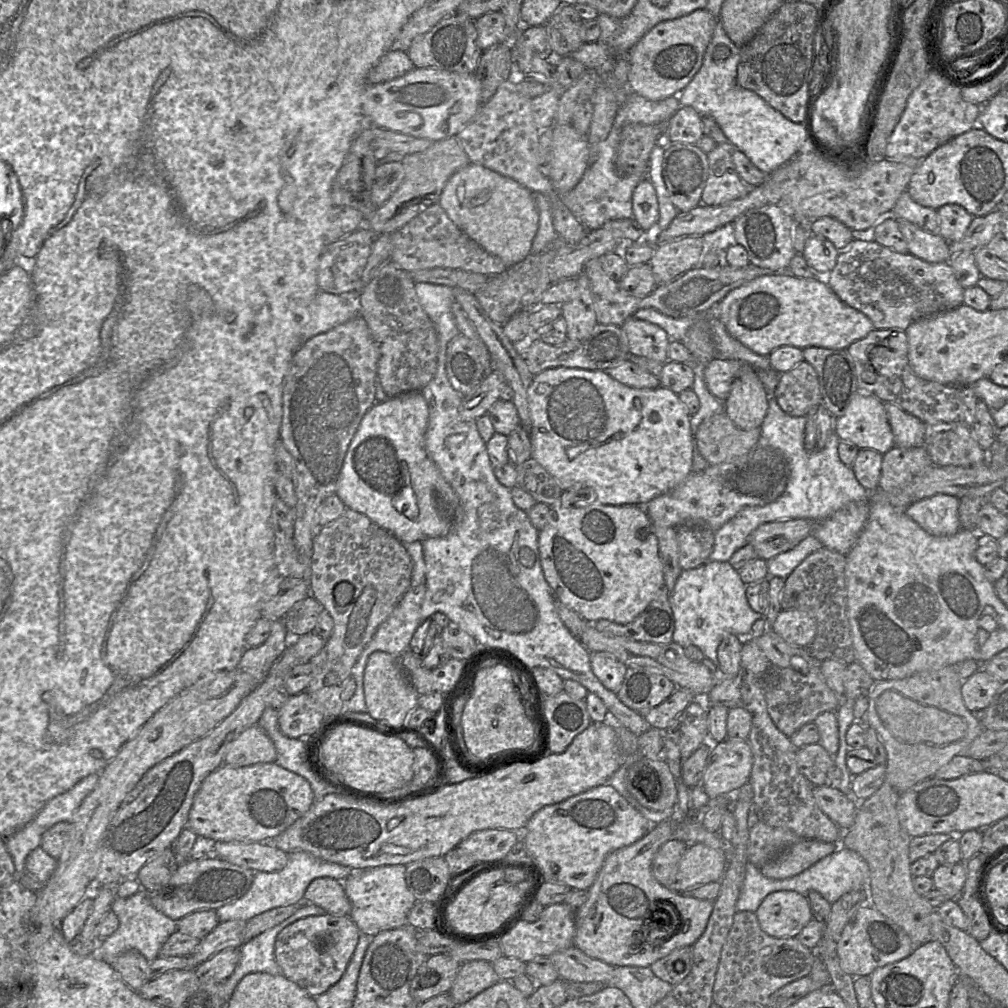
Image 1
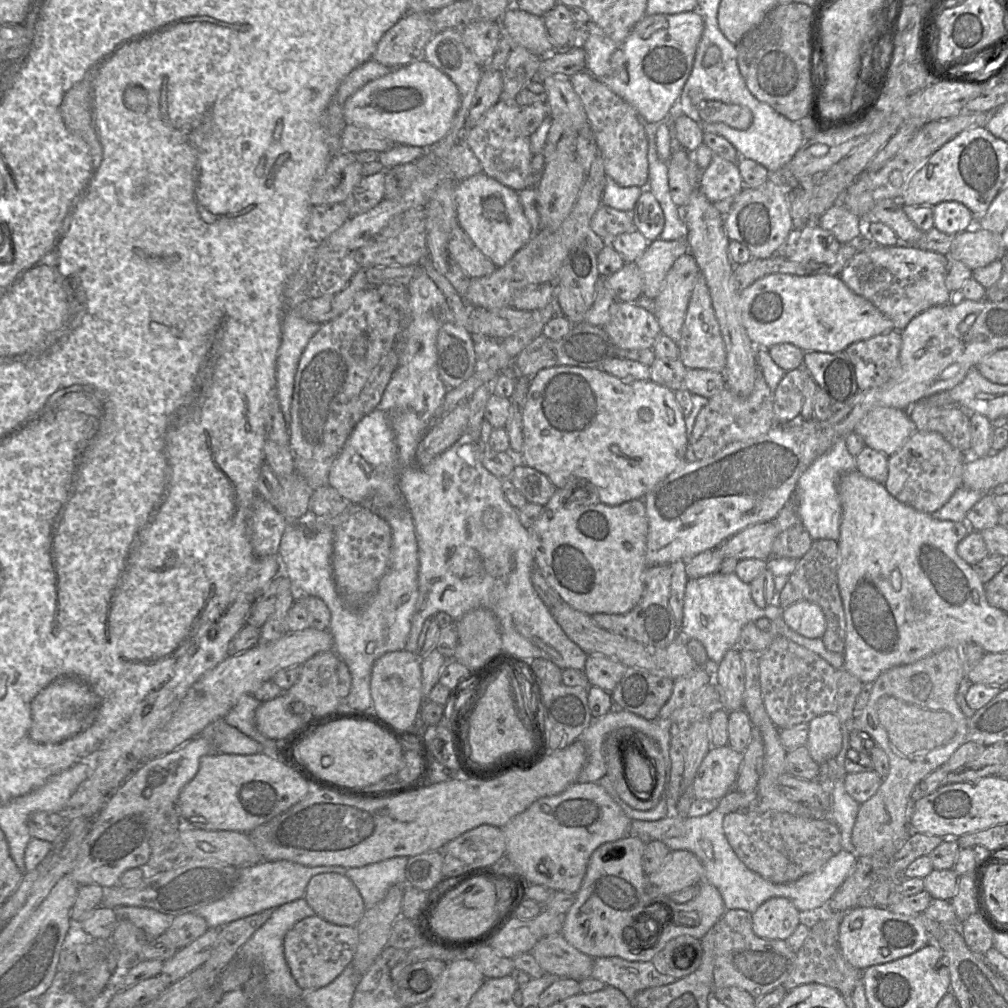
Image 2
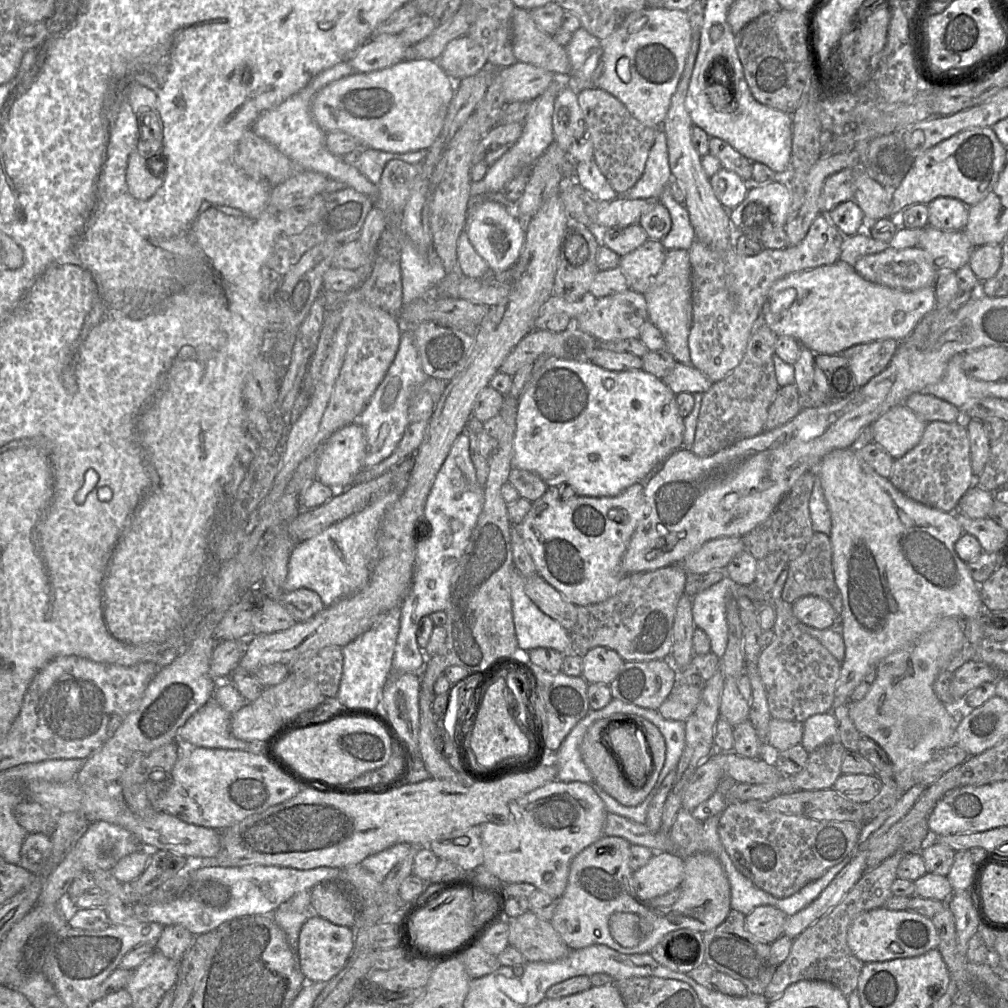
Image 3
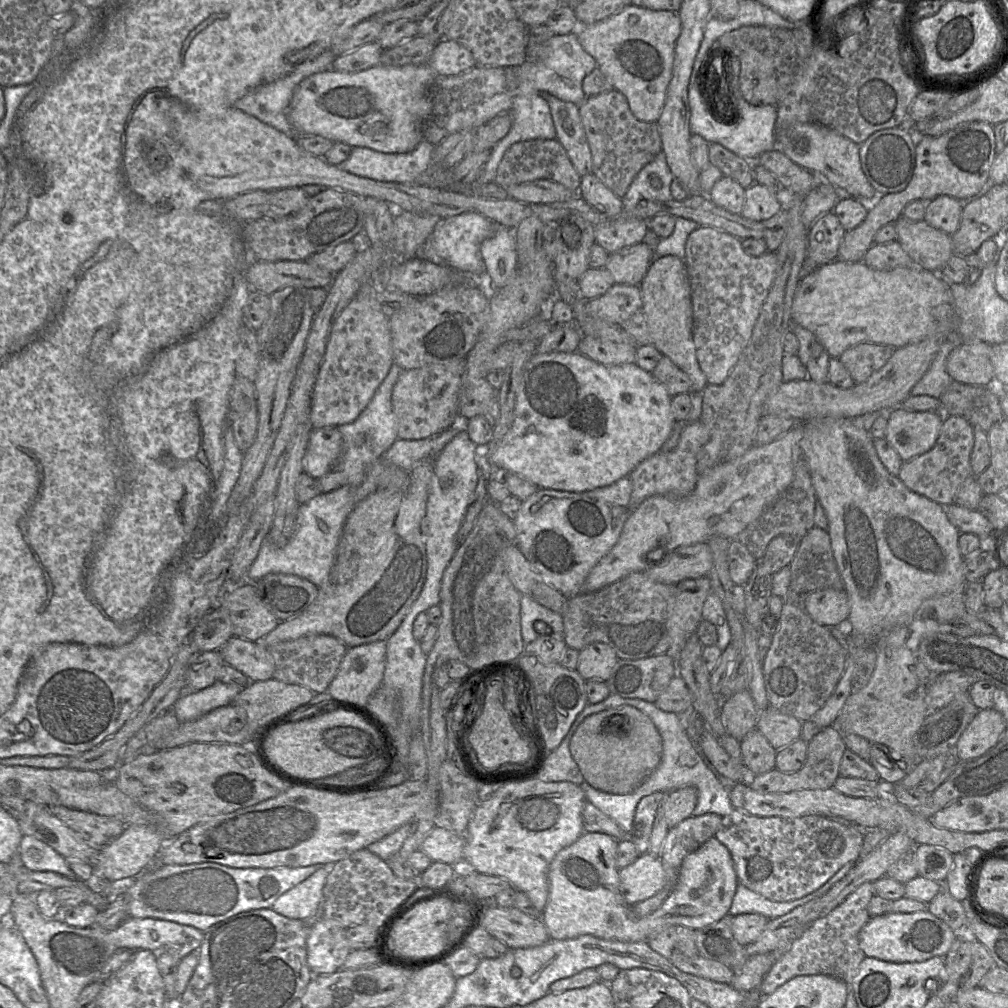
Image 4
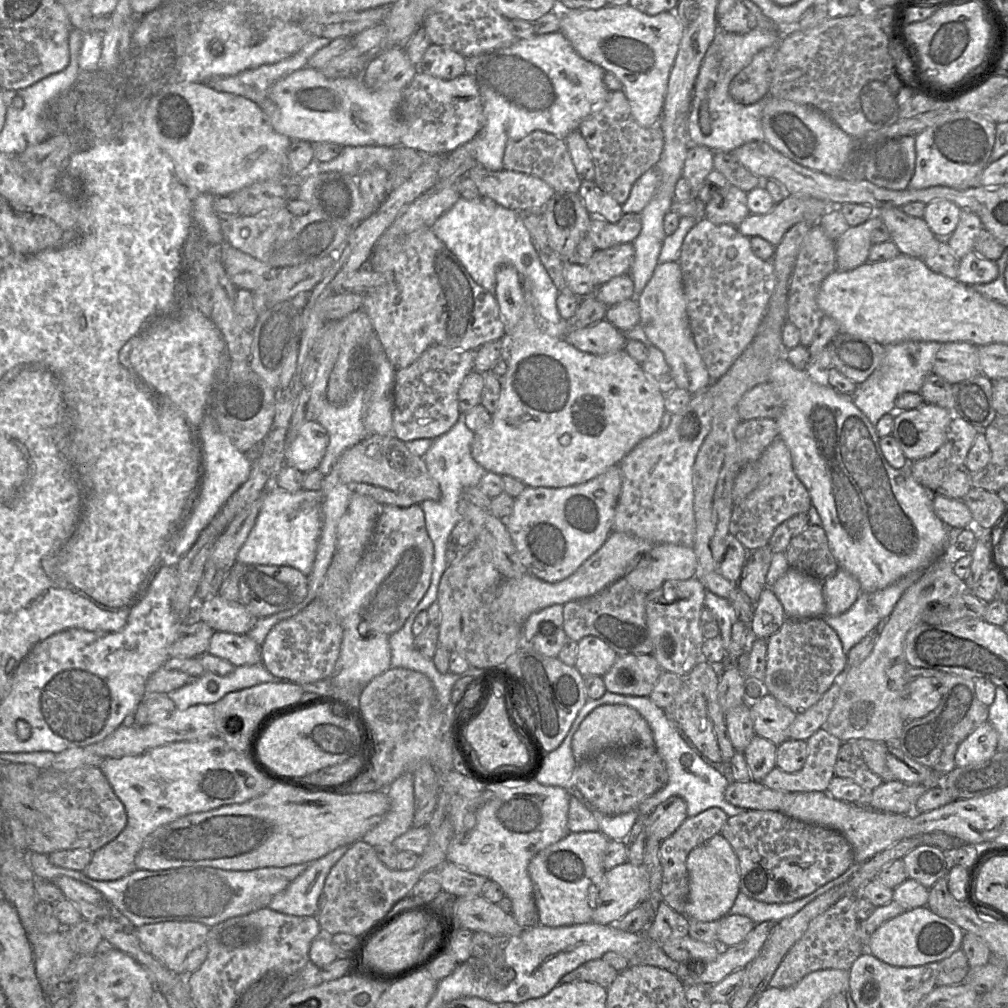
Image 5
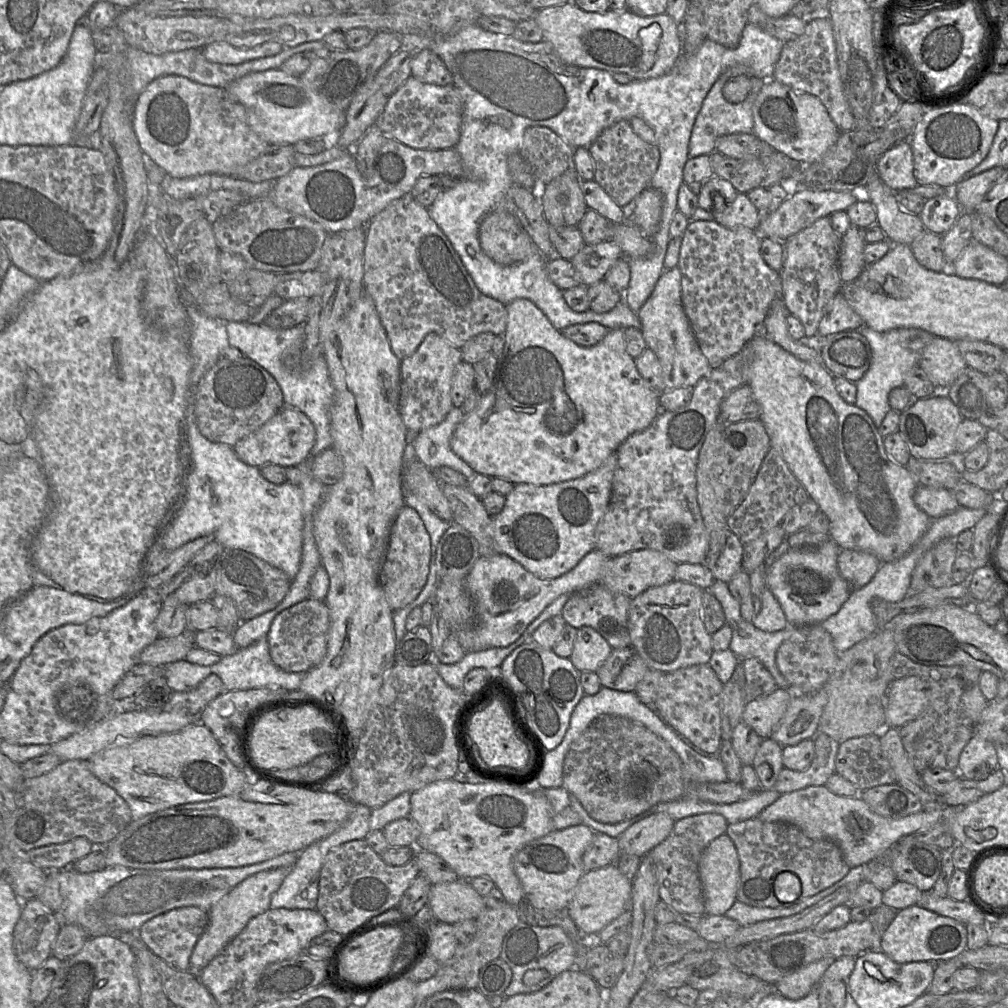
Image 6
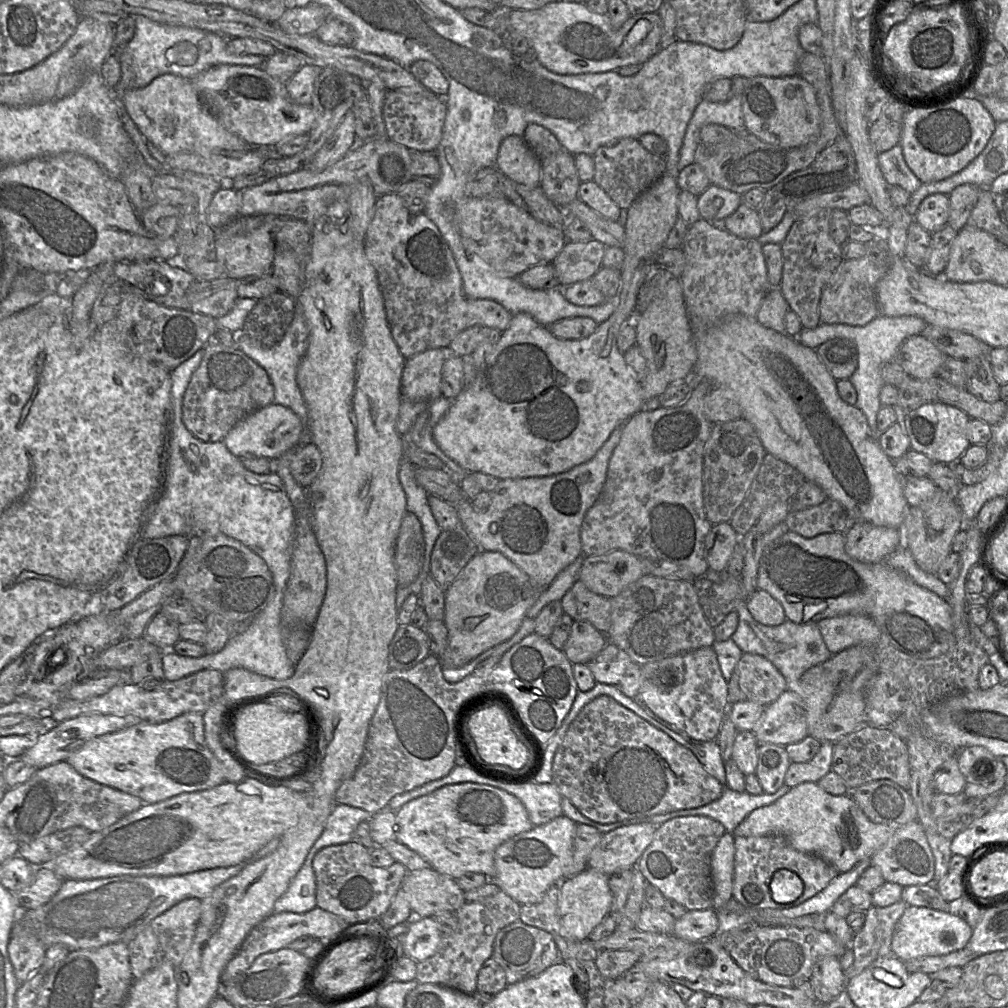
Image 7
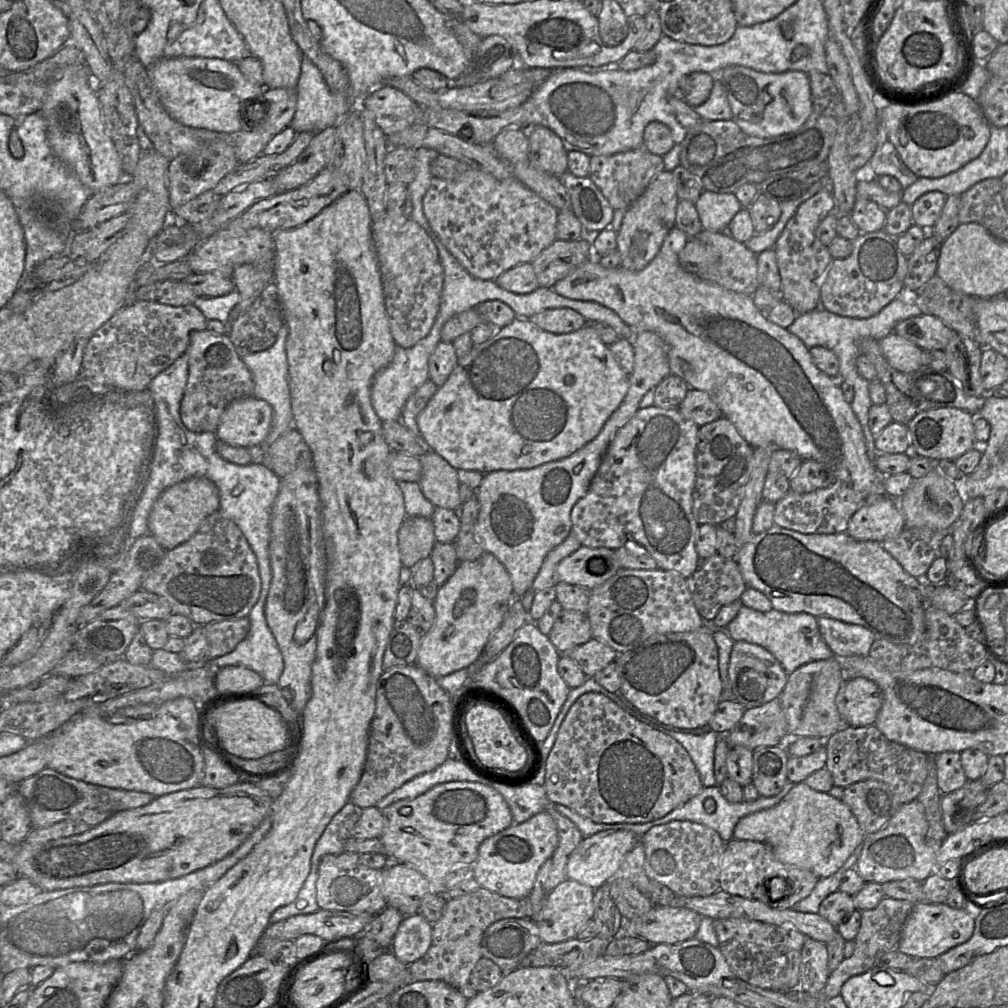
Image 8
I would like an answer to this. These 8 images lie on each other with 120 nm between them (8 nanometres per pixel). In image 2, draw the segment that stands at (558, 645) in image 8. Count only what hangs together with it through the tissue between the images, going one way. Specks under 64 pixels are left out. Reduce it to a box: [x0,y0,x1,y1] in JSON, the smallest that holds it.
[584,654,627,693]

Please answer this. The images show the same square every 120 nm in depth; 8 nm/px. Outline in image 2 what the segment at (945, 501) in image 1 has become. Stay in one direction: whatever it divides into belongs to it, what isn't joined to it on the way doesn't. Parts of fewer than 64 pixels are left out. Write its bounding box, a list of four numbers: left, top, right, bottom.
[931,487,987,522]

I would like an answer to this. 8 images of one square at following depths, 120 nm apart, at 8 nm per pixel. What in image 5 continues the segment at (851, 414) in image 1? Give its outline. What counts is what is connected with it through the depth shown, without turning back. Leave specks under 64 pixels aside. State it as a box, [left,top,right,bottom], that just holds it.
[890,403,953,462]

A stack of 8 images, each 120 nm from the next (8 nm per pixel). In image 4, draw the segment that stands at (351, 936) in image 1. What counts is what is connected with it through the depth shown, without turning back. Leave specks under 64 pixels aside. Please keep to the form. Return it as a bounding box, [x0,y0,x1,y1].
[304,918,352,975]

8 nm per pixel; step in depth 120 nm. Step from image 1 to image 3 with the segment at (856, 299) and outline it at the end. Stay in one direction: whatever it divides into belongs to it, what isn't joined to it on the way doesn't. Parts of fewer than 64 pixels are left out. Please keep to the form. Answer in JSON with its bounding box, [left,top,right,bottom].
[853,247,938,291]

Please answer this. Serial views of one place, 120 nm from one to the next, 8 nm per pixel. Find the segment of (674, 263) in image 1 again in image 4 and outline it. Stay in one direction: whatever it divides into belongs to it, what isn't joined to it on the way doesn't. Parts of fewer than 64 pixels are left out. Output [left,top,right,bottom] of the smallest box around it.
[604,242,655,285]

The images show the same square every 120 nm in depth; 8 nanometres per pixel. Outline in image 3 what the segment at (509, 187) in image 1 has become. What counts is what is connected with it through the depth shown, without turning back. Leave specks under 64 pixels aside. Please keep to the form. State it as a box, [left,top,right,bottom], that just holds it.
[465,200,526,274]

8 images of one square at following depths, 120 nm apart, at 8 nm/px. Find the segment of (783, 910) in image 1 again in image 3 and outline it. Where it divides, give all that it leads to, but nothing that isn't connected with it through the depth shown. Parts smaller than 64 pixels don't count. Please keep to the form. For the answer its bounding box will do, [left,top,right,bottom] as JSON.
[745,906,788,944]

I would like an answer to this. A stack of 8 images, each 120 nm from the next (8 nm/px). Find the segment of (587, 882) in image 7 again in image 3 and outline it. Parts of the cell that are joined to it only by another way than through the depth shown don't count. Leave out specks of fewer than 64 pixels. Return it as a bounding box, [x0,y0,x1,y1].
[632,852,684,902]

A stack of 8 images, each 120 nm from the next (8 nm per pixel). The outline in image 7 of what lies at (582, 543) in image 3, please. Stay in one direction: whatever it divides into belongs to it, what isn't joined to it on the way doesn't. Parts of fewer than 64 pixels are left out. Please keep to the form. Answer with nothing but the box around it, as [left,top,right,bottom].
[460,422,625,589]

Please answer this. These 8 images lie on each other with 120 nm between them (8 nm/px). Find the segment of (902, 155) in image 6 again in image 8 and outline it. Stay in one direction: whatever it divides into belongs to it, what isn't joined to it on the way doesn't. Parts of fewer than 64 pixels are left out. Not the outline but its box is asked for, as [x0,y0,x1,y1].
[869,141,919,189]

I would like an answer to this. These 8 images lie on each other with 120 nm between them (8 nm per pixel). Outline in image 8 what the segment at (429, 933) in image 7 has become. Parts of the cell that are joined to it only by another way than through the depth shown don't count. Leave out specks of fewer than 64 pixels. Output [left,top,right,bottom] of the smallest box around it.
[390,914,432,965]

